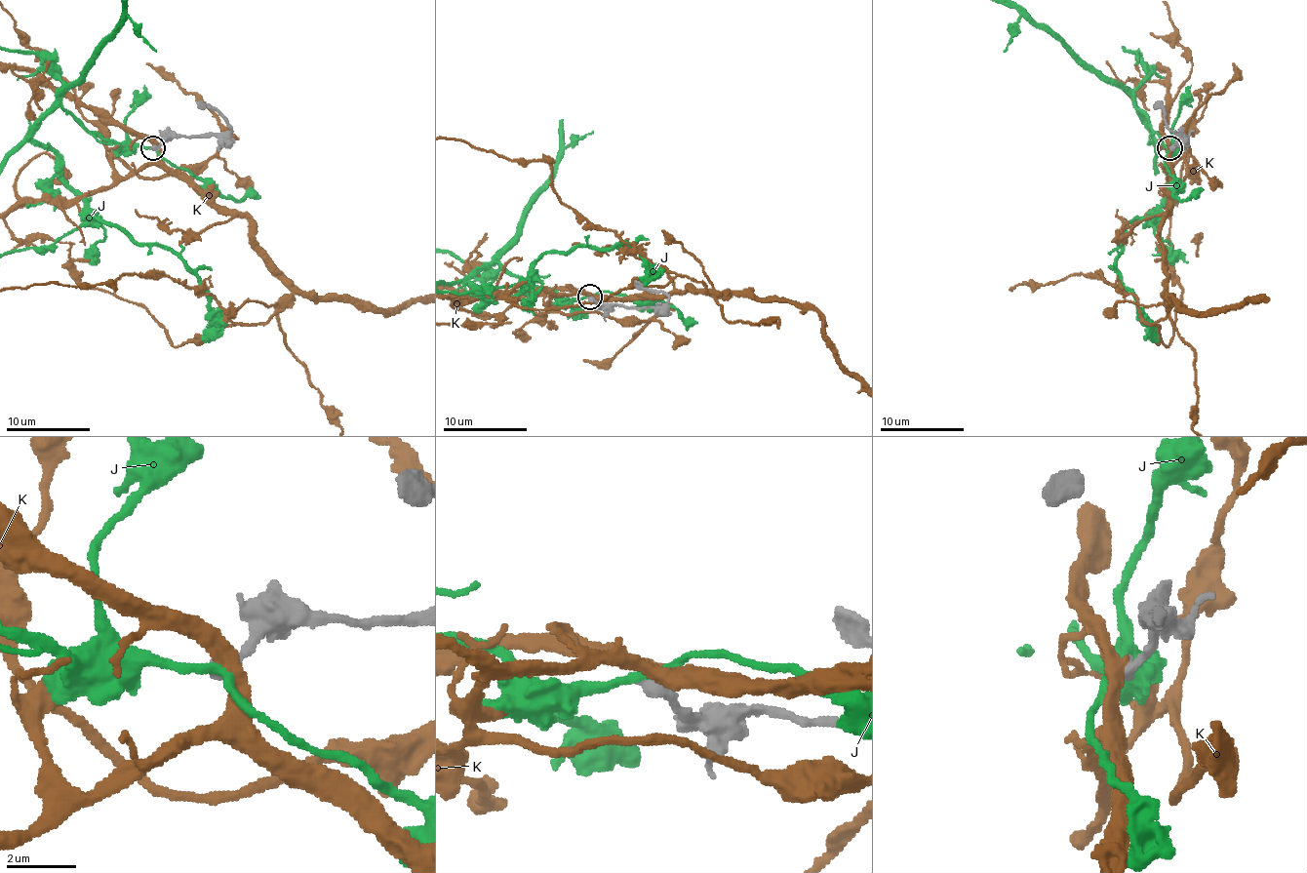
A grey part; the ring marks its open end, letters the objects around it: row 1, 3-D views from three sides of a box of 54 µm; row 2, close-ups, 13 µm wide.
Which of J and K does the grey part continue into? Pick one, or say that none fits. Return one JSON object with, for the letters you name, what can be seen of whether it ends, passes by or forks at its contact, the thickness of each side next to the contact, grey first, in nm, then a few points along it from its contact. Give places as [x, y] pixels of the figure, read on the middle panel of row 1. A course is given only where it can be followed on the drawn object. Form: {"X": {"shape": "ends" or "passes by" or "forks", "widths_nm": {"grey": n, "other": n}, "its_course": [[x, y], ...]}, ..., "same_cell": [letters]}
{"J": {"shape": "passes by", "widths_nm": {"grey": 440, "other": 240}}, "same_cell": ["J"]}

